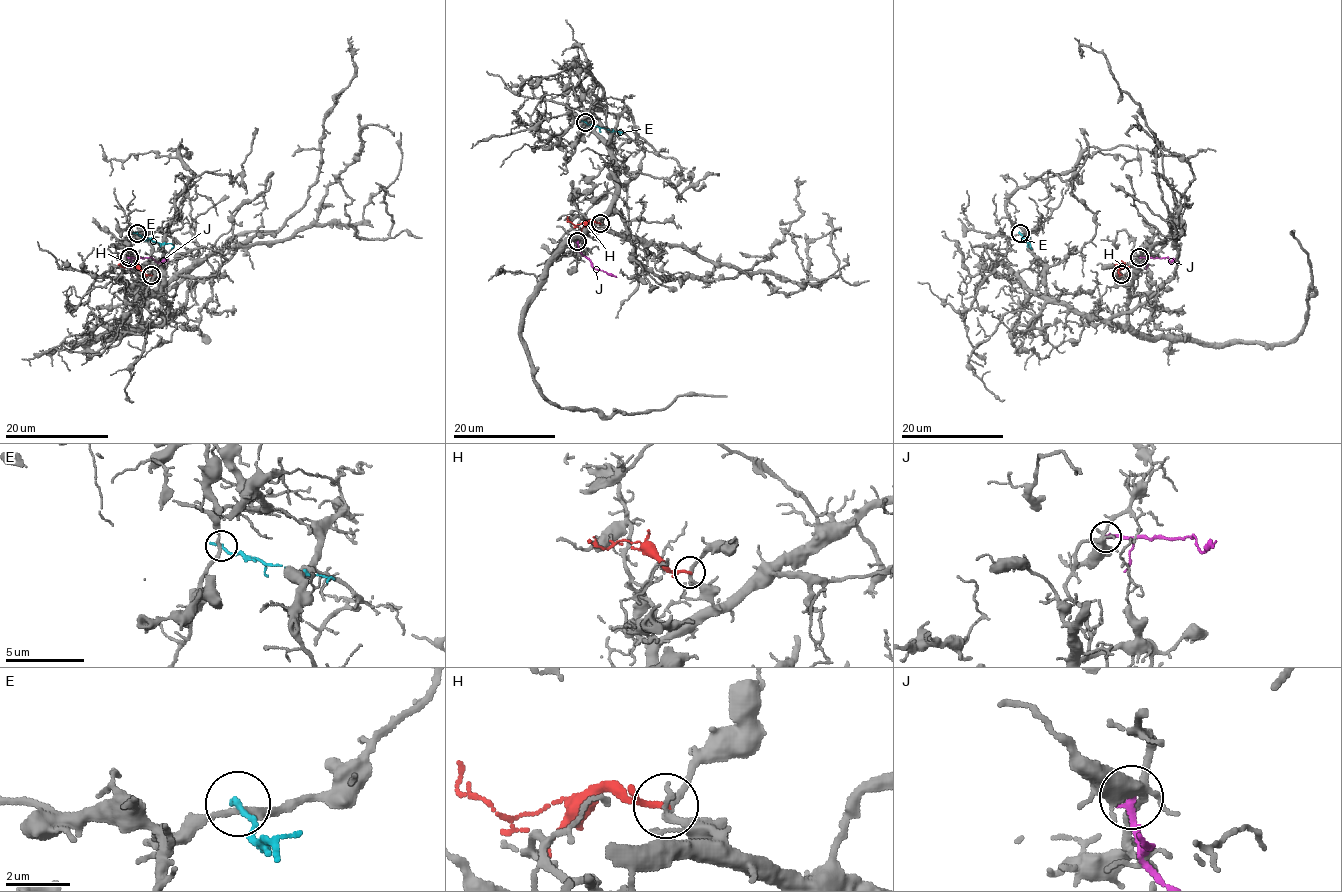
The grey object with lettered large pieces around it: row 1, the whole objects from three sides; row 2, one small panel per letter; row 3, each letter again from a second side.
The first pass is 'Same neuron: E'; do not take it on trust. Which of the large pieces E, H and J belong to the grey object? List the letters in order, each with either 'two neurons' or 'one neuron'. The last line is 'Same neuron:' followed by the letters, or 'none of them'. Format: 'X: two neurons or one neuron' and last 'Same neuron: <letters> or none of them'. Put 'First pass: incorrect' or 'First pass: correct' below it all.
E: two neurons
H: two neurons
J: two neurons
Same neuron: none of them
First pass: incorrect

